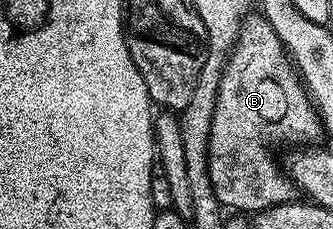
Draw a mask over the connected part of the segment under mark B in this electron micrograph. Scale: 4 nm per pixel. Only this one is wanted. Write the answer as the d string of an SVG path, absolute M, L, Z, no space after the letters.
M261 16L247 17L241 23L238 41L229 51L222 67L222 75L218 80L218 93L215 96L215 108L212 112L210 128L210 175L212 188L221 200L223 207L234 212L257 212L270 206L278 206L281 202L291 201L295 197L296 186L284 171L278 167L274 154L270 151L273 142L290 142L294 138L294 130L302 130L306 126L306 109L312 106L307 87L296 69L286 46L272 28L272 24Z

